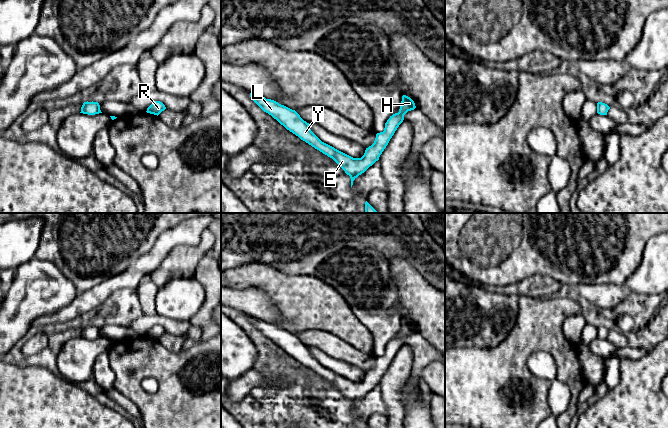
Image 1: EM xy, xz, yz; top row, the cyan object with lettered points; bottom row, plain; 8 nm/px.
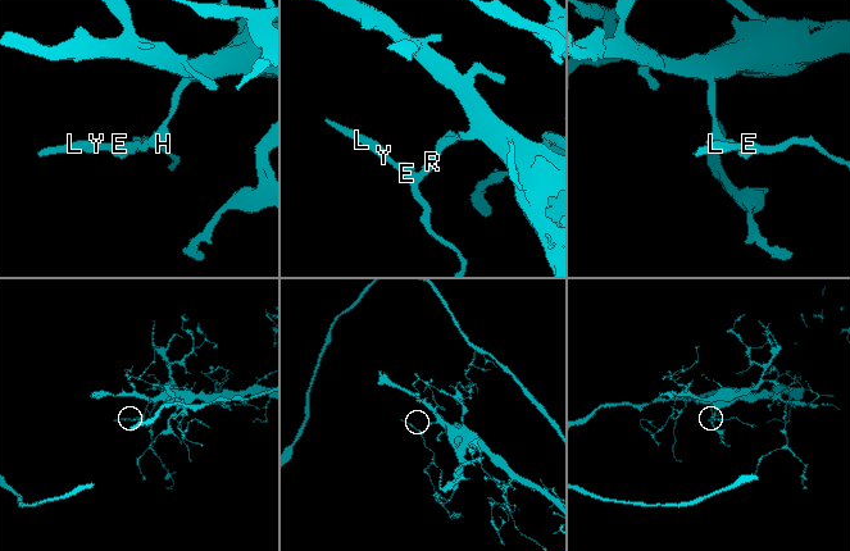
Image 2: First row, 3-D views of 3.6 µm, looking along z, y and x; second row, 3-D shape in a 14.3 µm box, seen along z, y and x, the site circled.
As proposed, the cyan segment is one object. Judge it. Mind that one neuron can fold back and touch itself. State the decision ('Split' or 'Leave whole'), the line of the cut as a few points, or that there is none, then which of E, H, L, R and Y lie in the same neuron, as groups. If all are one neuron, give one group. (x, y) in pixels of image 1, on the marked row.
Leave whole. No split. Groups: E H L R Y

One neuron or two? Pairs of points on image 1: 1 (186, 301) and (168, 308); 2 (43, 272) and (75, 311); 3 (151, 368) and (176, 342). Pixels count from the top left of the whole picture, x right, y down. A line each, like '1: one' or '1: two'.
1: one
2: two
3: two

